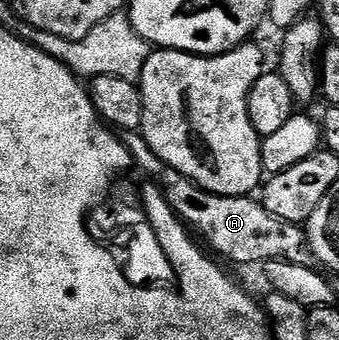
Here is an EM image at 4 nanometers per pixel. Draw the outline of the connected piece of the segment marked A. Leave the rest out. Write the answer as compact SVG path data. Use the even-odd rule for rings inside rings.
M141 132L122 133L121 138L124 147L132 155L137 172L142 172L139 174L145 180L153 181L157 189L162 190L168 207L172 207L175 215L207 246L210 244L209 248L219 258L227 257L238 265L261 266L267 261L287 261L300 263L300 267L315 267L314 252L310 250L306 230L302 225L280 219L280 215L272 215L257 196L221 197L200 188L192 179L180 175L176 167L168 167L168 163L164 163L164 159L160 159L160 155L148 147Z

